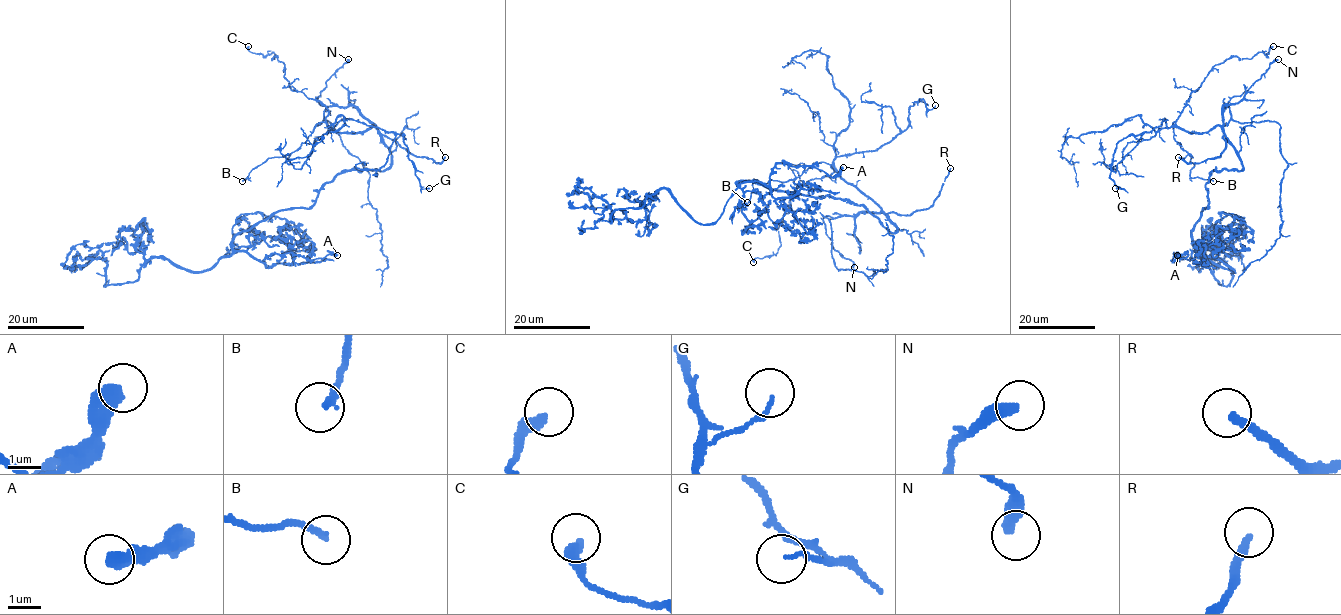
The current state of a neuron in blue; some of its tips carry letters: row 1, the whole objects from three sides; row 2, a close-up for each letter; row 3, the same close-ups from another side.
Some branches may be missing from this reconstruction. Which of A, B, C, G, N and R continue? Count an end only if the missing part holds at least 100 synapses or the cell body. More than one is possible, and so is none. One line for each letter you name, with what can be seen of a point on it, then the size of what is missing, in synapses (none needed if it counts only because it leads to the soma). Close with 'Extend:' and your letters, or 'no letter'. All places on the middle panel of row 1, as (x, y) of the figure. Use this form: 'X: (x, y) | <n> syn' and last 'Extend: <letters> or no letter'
R: (950, 168)
Extend: R

